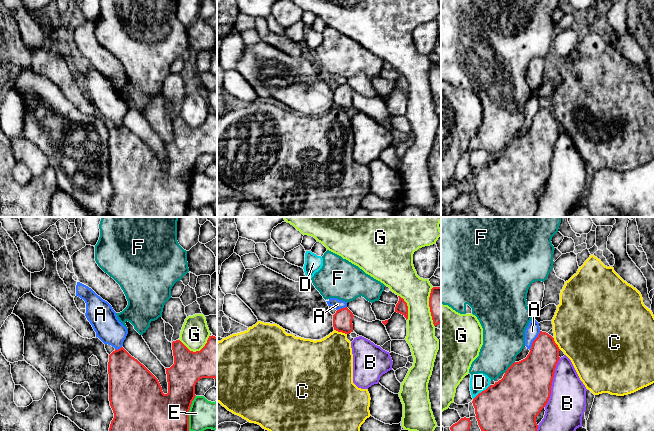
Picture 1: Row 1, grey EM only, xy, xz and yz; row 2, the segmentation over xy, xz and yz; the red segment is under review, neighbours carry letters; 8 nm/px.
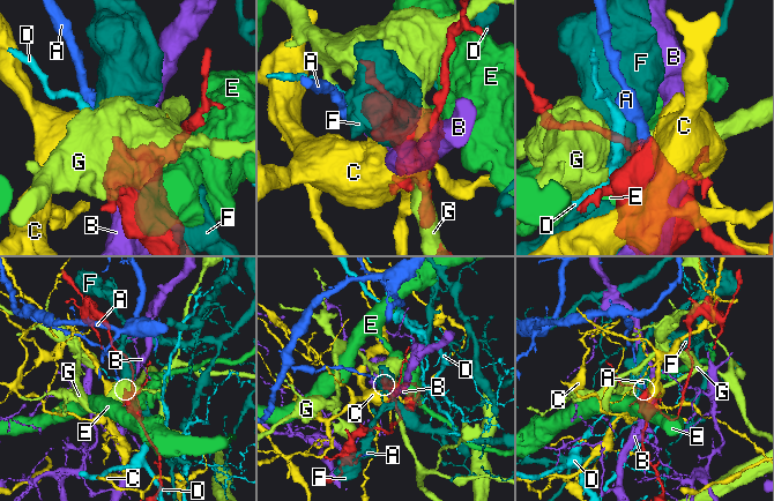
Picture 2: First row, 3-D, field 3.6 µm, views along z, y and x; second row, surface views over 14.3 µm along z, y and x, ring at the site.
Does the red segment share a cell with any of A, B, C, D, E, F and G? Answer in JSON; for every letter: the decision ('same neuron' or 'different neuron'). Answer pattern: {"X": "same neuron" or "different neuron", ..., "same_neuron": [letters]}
{"A": "different neuron", "B": "different neuron", "C": "different neuron", "D": "different neuron", "E": "different neuron", "F": "different neuron", "G": "different neuron", "same_neuron": []}

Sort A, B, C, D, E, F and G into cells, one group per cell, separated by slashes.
A / B / C / D / E / F / G

